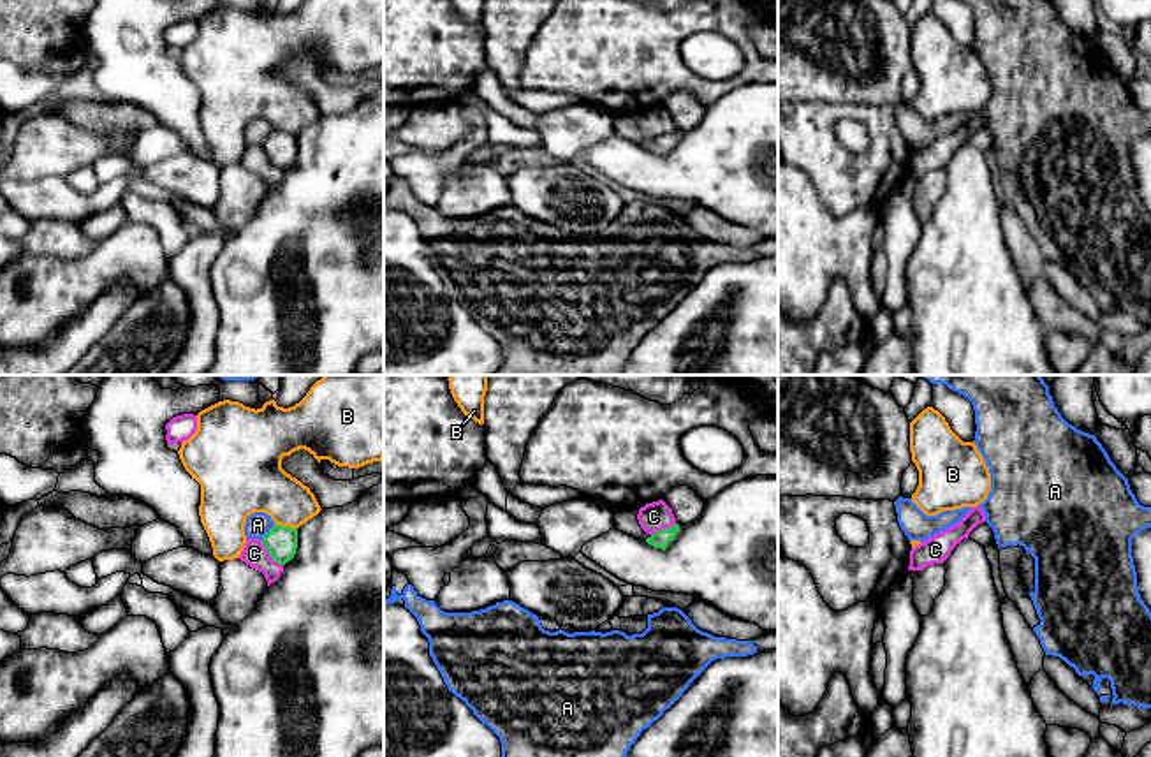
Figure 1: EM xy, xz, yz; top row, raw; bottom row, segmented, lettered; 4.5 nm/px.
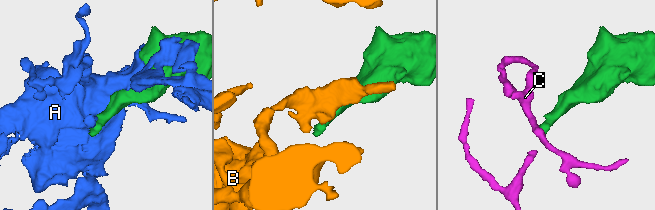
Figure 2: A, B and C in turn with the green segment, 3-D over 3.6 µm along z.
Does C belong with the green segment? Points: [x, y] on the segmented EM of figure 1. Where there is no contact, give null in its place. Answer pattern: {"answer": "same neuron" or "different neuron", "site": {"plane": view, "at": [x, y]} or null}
{"answer": "different neuron", "site": {"plane": "xy", "at": [270, 555]}}

